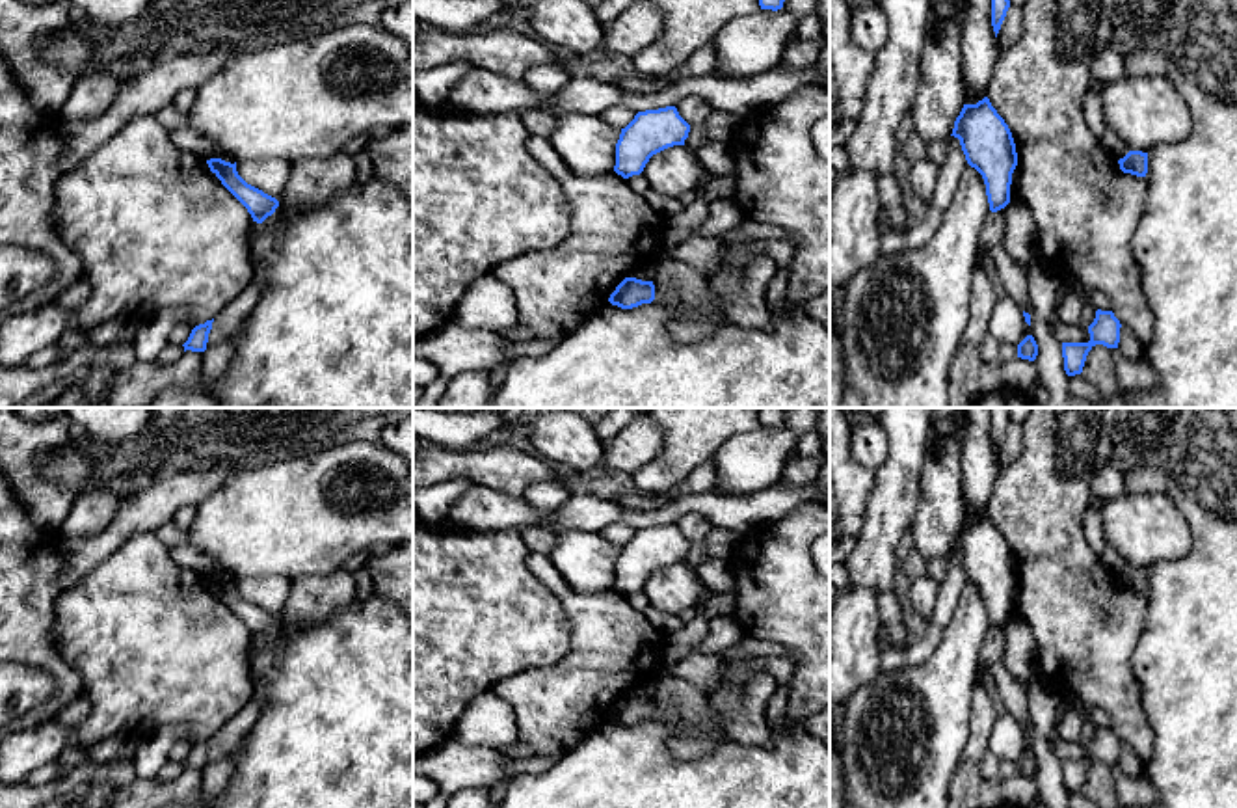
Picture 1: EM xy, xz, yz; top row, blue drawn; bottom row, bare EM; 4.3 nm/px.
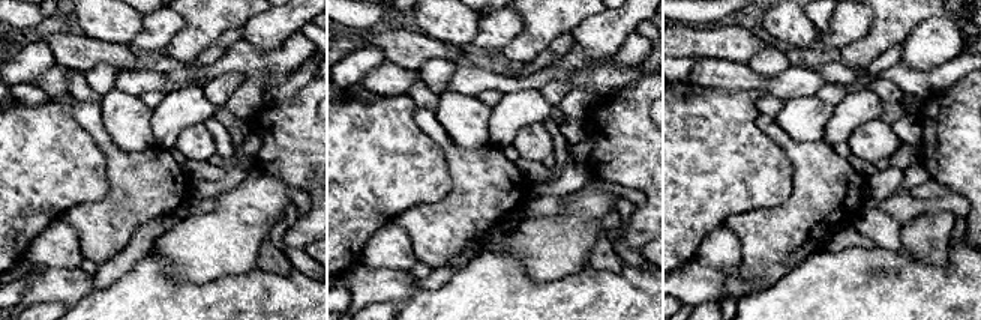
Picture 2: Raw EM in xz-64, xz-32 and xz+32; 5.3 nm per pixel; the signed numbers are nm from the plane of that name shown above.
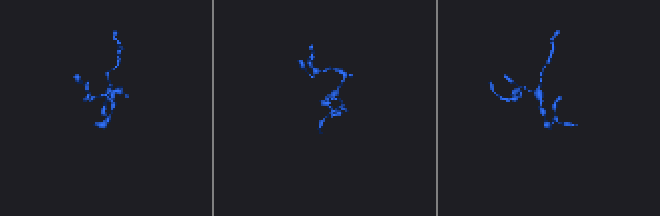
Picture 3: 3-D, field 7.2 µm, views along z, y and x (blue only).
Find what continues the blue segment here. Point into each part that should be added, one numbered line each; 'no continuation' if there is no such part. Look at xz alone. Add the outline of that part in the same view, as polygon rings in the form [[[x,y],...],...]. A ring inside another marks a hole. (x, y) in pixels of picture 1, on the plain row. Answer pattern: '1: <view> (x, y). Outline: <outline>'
no continuation

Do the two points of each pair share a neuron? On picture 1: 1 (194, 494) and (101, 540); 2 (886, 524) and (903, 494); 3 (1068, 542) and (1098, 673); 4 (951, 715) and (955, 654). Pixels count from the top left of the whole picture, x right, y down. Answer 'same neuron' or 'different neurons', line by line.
1: same neuron
2: same neuron
3: same neuron
4: same neuron

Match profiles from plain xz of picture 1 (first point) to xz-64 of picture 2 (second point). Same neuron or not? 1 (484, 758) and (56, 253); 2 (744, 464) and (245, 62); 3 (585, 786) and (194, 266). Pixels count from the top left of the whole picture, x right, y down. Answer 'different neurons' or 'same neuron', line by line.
1: different neurons
2: different neurons
3: different neurons

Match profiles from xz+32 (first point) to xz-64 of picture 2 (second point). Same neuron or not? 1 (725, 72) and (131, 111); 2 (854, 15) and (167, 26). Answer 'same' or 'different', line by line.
1: different
2: same

